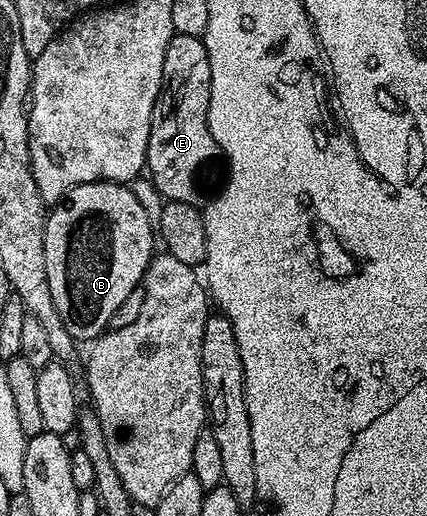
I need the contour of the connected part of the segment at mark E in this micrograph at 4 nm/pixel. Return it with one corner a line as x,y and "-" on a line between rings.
174,33
171,43
167,43
167,51
163,55
163,79
161,94
151,115
151,131
145,152
147,173
153,176
153,185
162,193
165,201
191,203
201,207
210,200
211,193
205,188
209,185
209,176
213,173
213,164
219,161
219,150
207,123
209,110
209,92
211,91
211,63
207,55
207,47
200,37

